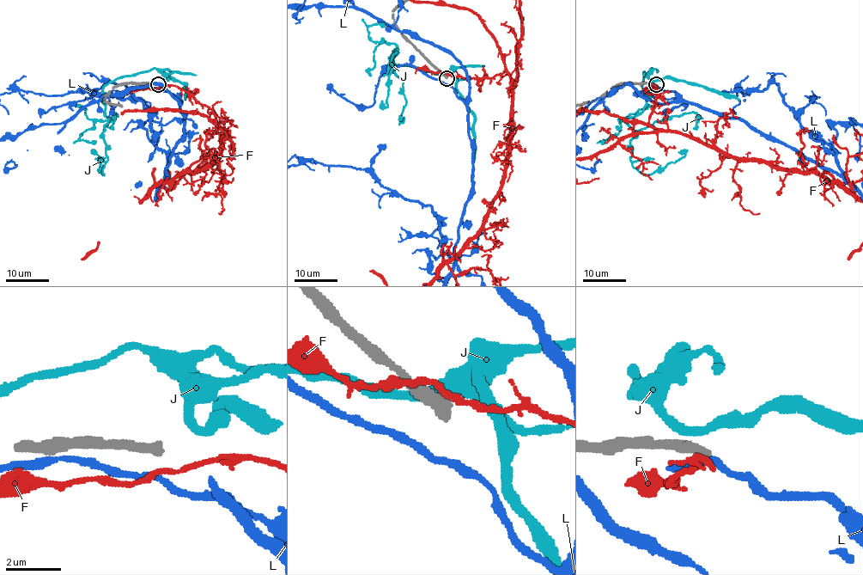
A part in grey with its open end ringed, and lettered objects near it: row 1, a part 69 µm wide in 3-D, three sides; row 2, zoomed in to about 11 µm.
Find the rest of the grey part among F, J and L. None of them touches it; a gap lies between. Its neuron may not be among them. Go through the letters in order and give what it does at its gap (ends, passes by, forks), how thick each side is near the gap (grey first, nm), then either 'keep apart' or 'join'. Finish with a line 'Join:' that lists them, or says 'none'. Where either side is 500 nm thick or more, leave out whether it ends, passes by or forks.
F: it passes by; calibres 380 and 190 nm; keep apart
J: it passes by; calibres 380 and 340 nm; keep apart
L: it passes by; calibres 380 and 240 nm; keep apart
Join: none

